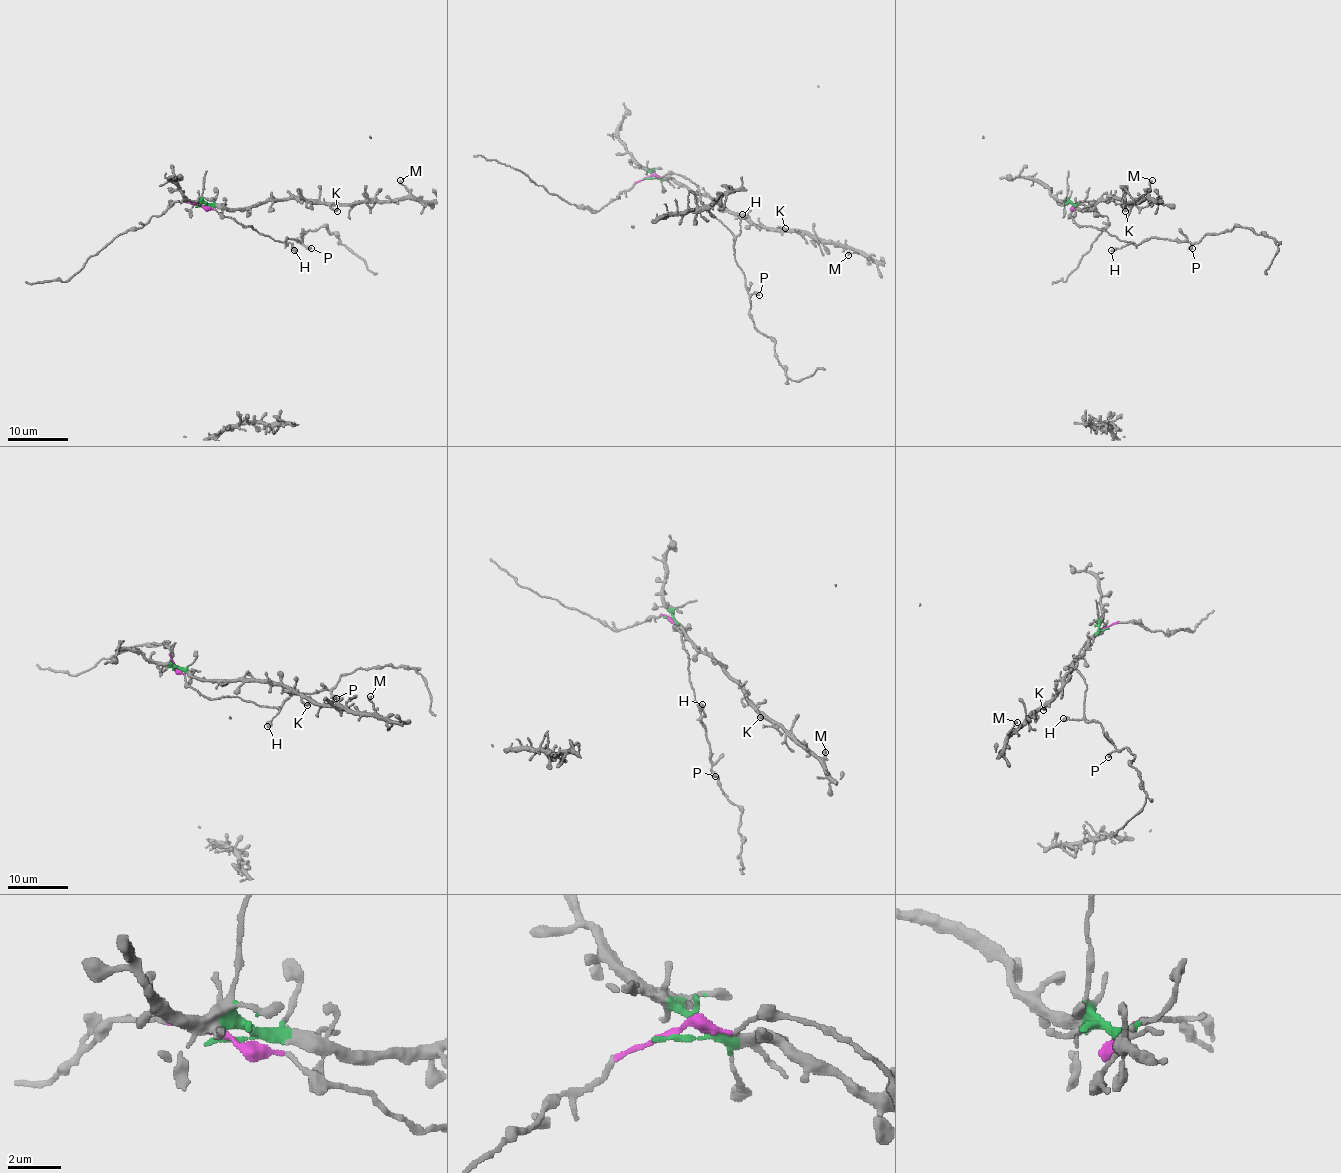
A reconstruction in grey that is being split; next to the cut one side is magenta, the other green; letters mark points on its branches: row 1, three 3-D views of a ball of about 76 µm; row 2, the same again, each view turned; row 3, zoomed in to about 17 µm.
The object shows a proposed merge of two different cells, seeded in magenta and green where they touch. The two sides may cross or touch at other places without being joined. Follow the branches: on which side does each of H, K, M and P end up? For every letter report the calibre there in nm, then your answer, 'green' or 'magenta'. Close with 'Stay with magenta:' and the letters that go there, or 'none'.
H: calibre 460 nm; magenta
K: calibre 320 nm; green
M: calibre 260 nm; green
P: calibre 360 nm; magenta
Stay with magenta: H, P

